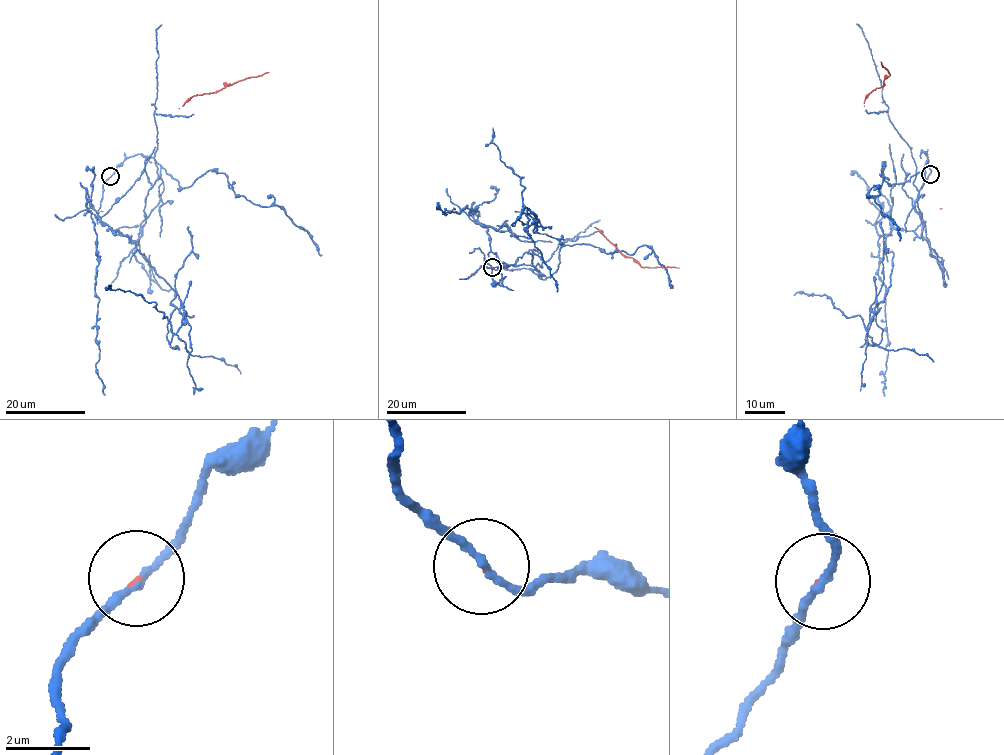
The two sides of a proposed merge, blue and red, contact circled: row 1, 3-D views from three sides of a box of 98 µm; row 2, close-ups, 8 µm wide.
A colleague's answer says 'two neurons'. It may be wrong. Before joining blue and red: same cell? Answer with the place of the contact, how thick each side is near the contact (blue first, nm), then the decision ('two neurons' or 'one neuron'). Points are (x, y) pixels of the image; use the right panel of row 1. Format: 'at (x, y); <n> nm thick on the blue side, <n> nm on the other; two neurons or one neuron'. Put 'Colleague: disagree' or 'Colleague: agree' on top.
Colleague: agree
at (930, 174); 160 nm thick on the blue side, 70 nm on the other; two neurons

